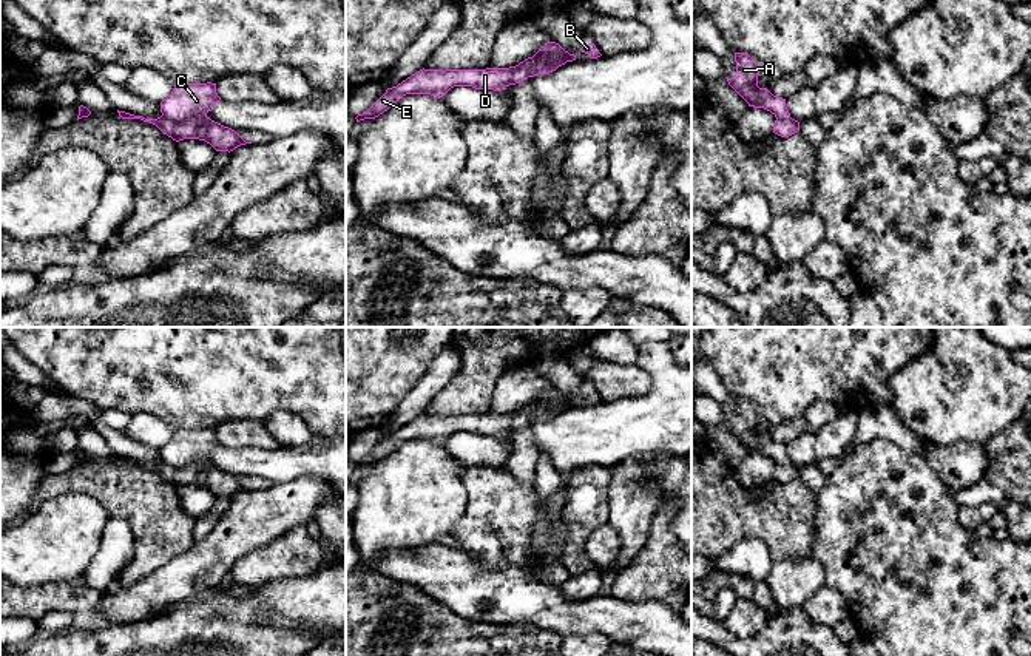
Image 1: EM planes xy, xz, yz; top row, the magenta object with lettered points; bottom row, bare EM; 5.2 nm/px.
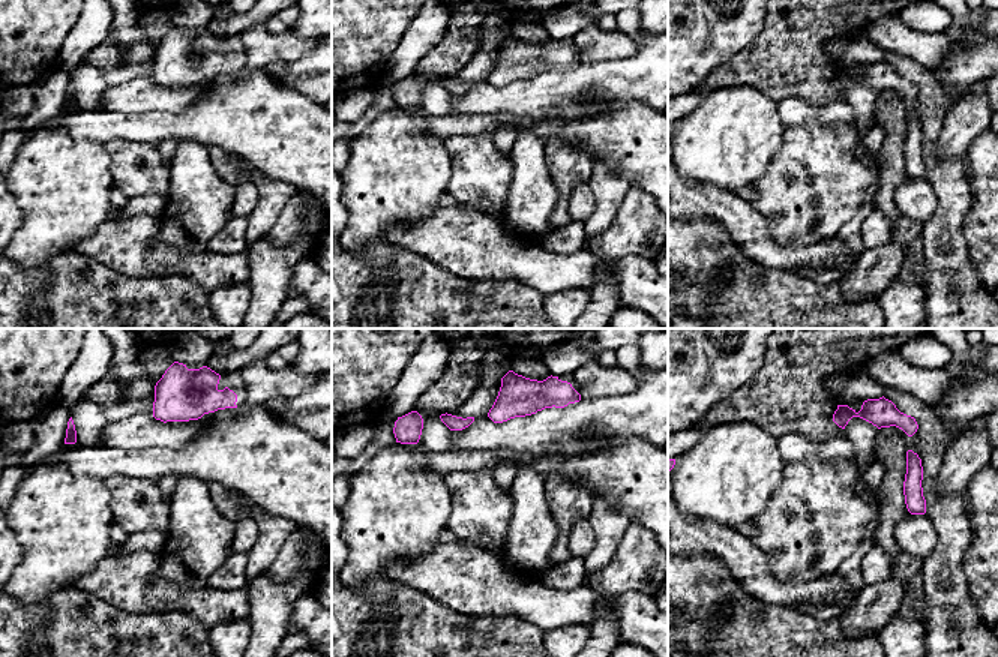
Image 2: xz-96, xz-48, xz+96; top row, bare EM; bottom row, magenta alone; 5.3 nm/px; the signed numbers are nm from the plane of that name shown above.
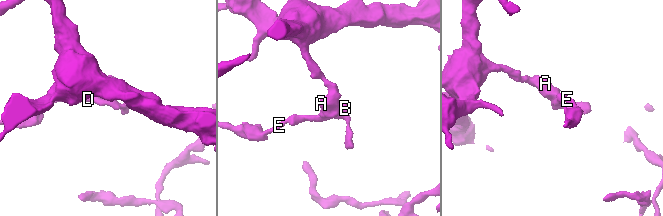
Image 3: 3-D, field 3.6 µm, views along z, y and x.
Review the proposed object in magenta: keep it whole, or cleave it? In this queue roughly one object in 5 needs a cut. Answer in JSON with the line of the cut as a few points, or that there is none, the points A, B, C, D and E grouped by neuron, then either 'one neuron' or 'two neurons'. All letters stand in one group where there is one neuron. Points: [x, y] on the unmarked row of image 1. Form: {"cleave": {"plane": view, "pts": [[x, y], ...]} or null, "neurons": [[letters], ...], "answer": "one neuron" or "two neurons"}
{"cleave": null, "neurons": [["A", "B", "C", "D", "E"]], "answer": "one neuron"}

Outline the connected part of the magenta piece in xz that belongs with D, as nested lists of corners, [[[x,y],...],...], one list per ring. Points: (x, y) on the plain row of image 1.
[[[545,389],[532,403],[509,414],[486,415],[420,415],[386,438],[357,468],[375,465],[394,452],[406,440],[431,440],[443,443],[454,432],[472,432],[475,435],[502,437],[505,432],[520,429],[528,423],[549,420],[566,407],[576,406],[574,400],[565,397],[559,389]]]

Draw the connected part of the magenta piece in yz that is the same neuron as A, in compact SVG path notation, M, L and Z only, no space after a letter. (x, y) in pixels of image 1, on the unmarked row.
M735 398L736 420L727 424L728 431L749 449L749 452L770 457L776 466L773 478L789 483L799 477L799 468L790 463L786 445L773 441L767 434L758 432L759 412L745 398Z

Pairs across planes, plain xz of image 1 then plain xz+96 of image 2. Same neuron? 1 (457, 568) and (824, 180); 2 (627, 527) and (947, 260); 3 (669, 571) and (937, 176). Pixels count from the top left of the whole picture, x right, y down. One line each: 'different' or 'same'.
1: different
2: different
3: different

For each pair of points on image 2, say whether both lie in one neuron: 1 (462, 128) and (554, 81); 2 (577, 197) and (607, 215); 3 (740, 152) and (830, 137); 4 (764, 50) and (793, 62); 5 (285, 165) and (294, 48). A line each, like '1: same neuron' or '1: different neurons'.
1: different neurons
2: different neurons
3: different neurons
4: same neuron
5: different neurons

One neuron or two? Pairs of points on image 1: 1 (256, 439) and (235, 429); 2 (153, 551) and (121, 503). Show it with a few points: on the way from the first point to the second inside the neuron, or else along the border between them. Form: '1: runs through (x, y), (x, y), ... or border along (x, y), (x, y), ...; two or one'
1: runs through (252, 434), (240, 432); one
2: runs through (153, 539), (133, 516); one

